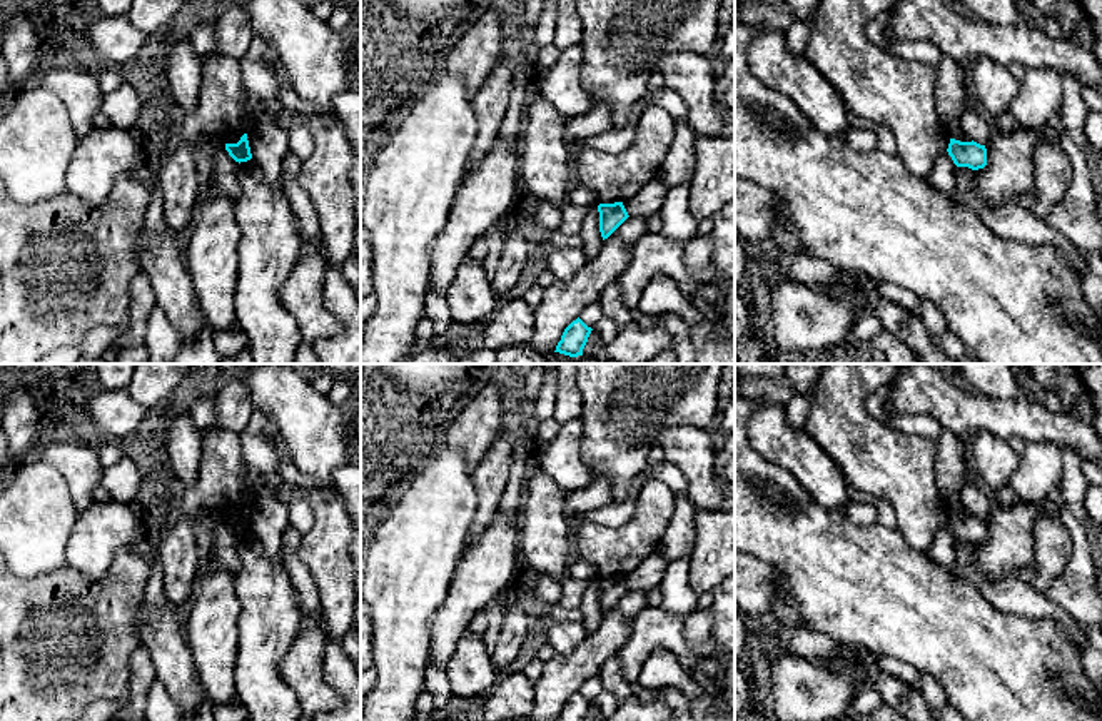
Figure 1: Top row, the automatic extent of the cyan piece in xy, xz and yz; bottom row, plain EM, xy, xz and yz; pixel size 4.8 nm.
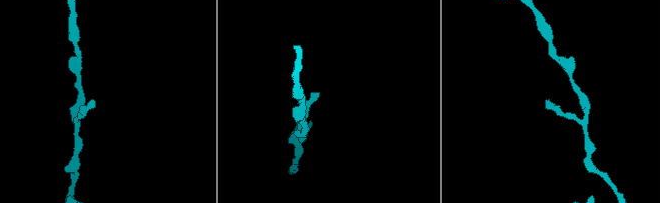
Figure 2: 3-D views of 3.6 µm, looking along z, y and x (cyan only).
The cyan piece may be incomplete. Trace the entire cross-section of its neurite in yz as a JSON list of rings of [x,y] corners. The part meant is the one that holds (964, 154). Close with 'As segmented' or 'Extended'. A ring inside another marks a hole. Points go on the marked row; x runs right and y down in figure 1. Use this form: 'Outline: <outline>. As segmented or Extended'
Outline: [[[950,139],[948,155],[957,167],[968,167],[972,170],[983,169],[987,165],[987,149],[977,142],[960,142]]]. As segmented

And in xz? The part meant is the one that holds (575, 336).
Outline: [[[579,317],[573,320],[563,332],[561,340],[556,345],[554,352],[578,357],[583,355],[583,349],[591,334],[591,327],[588,327]]]. As segmented

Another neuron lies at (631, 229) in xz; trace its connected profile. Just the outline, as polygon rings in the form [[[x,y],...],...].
[[[628,217],[609,237],[634,245],[648,232],[645,217]]]

